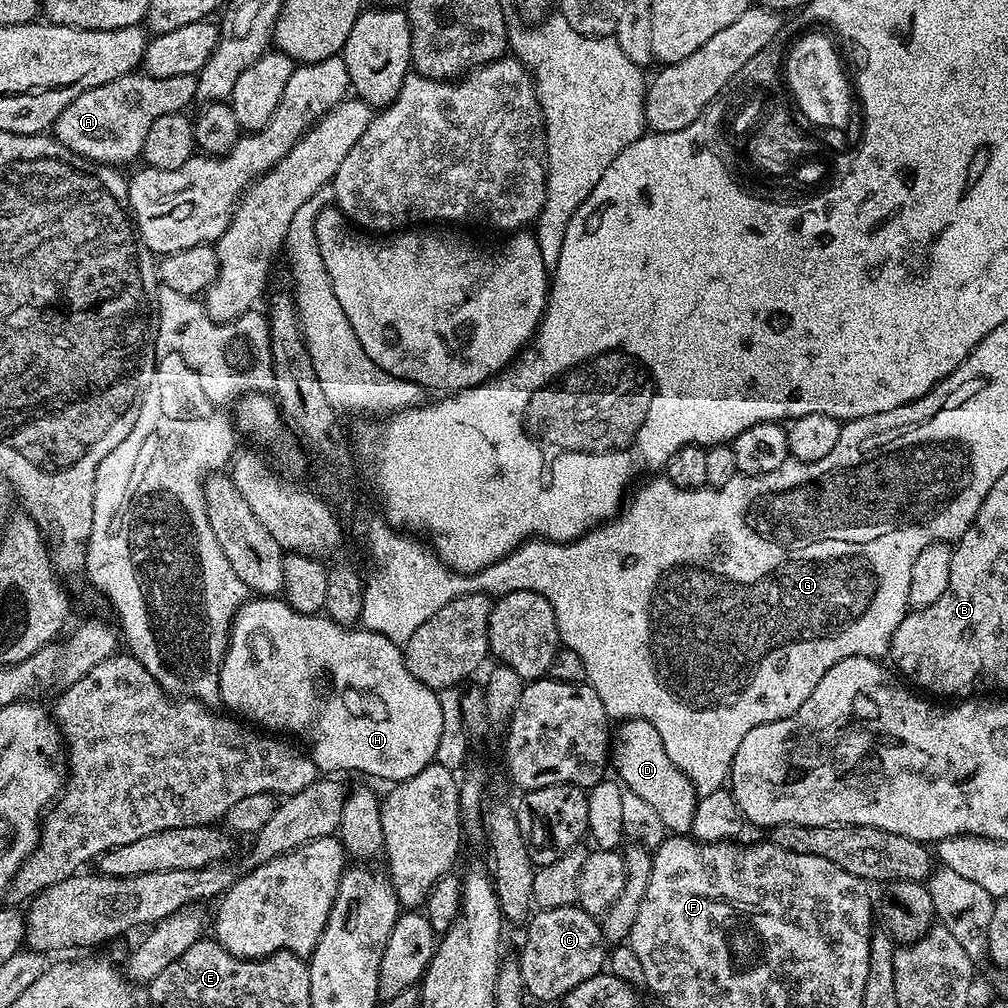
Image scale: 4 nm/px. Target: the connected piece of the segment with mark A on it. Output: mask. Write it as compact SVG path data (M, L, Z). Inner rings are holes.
M133 74L114 78L114 82L106 82L106 86L94 86L94 90L86 90L58 114L54 125L54 135L62 146L74 150L82 158L92 160L96 164L111 164L124 166L127 160L132 160L141 155L146 142L146 134L162 114L184 112L188 103L196 100L196 77L175 76L174 78L154 78L147 74Z

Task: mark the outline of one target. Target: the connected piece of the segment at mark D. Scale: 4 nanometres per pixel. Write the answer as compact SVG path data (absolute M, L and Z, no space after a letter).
M645 719L622 720L611 733L610 752L612 767L621 785L644 799L662 820L665 831L673 835L687 835L693 826L694 810L699 797L696 788L688 778L670 761L670 756L662 744L652 723Z

